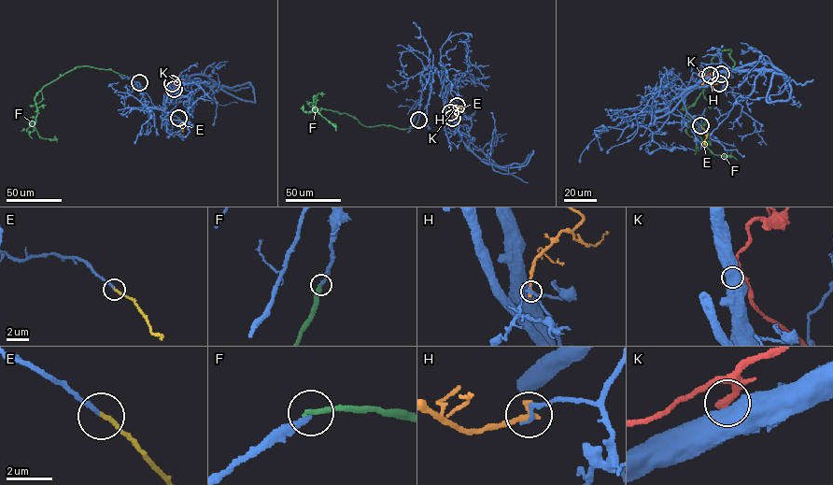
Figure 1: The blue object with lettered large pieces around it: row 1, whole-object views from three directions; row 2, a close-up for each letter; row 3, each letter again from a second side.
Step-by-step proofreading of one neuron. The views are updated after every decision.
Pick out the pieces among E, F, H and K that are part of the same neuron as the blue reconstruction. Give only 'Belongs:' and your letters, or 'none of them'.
Belongs: E

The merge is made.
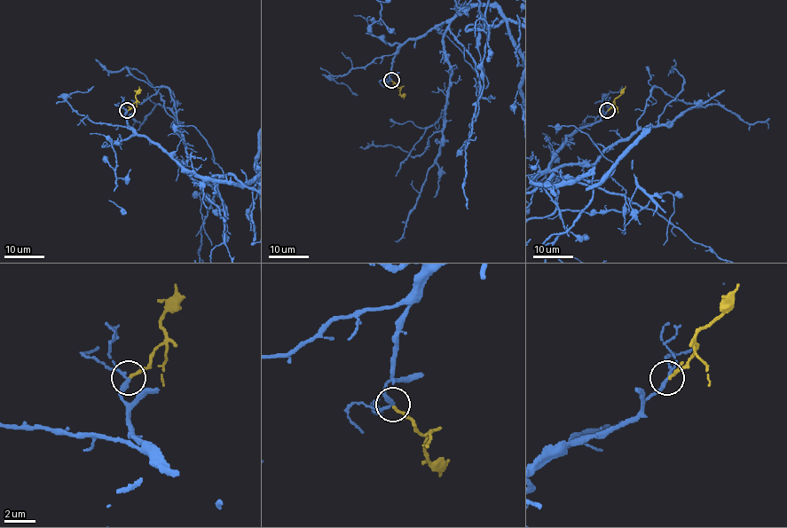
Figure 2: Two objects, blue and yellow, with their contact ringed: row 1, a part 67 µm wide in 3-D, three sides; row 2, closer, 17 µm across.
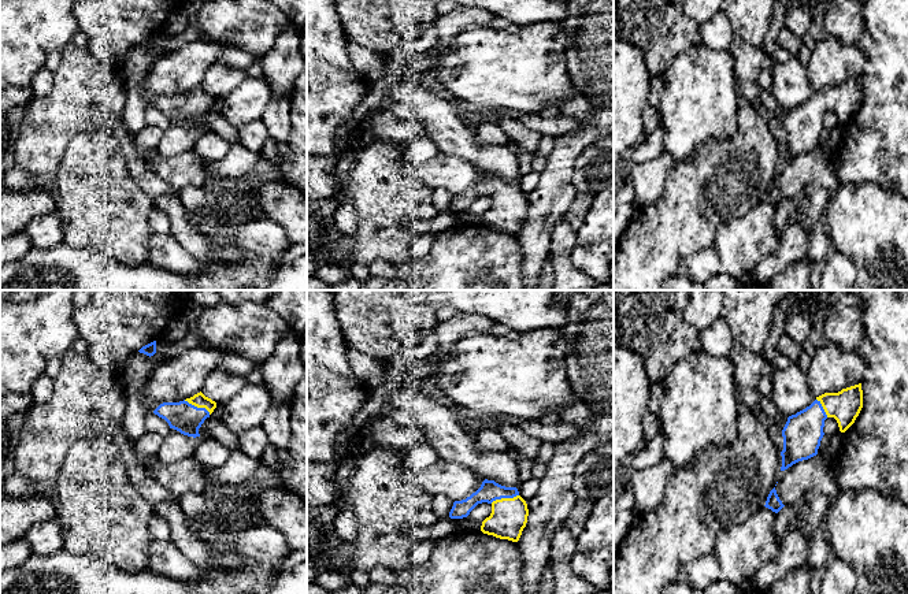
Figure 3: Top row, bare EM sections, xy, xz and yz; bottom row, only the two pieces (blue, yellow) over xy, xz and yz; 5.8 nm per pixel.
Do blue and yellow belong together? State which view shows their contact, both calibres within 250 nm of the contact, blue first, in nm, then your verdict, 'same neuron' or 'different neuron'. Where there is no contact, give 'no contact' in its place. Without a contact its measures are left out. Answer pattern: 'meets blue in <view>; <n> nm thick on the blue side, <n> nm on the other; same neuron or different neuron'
meets blue in xz; 120 nm thick on the blue side, 220 nm on the other; same neuron

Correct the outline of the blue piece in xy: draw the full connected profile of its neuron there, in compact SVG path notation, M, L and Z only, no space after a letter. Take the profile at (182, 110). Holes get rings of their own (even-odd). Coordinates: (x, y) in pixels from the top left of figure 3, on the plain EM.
M201 85L179 96L163 96L153 107L164 112L170 122L188 130L200 130L199 122L216 101L216 96Z

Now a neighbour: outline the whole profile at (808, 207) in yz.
M805 185L803 190L789 200L783 200L775 211L774 223L777 229L800 223L812 229L823 219L831 193L819 185Z

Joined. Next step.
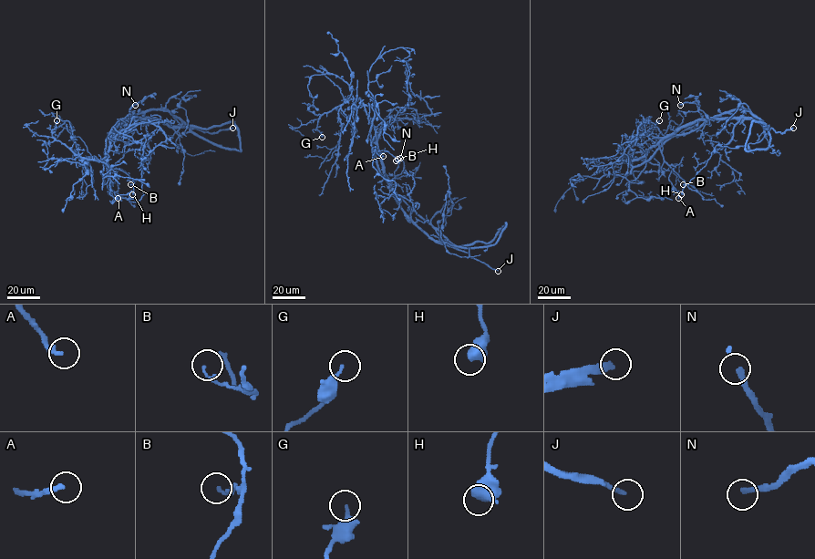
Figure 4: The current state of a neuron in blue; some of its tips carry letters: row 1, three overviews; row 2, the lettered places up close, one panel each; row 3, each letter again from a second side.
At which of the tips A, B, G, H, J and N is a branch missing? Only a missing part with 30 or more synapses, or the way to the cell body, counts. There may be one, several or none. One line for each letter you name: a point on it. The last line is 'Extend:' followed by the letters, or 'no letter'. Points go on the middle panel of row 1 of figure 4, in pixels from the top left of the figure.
A: at (383, 156)
J: at (498, 271)
N: at (400, 158)
Extend: A, J, N

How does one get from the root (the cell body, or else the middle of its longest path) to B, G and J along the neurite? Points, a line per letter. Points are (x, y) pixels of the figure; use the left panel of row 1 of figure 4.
B: (118, 123), (109, 143), (106, 166), (126, 173), (134, 182), (130, 184)
G: (118, 123), (107, 155), (100, 160), (95, 160), (80, 158), (52, 136), (56, 120)
J: (118, 123), (151, 110), (167, 110), (189, 128), (203, 132), (215, 133), (232, 128)

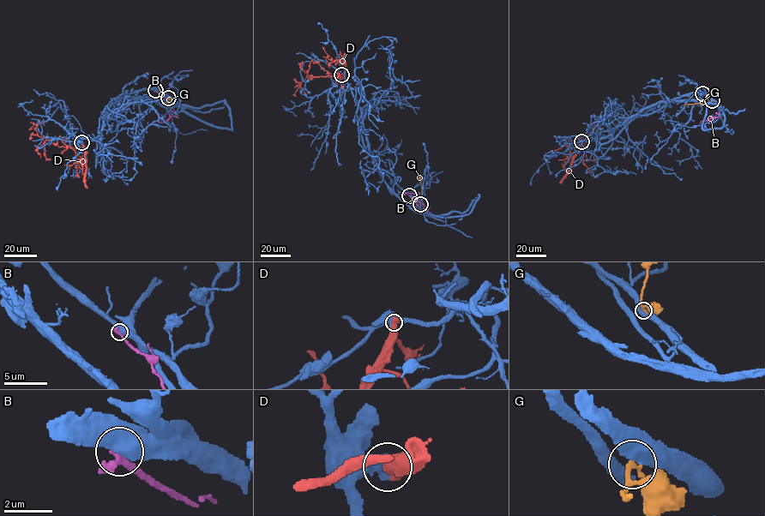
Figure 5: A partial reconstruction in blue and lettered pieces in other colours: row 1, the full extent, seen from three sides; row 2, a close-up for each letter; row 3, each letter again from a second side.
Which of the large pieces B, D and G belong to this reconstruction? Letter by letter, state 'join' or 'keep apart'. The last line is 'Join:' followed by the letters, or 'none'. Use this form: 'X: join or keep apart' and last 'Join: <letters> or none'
B: keep apart
D: keep apart
G: join
Join: G

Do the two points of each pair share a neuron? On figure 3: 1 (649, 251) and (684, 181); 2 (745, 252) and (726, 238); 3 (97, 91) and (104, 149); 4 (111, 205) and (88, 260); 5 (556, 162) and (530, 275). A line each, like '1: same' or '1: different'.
1: same
2: same
3: different
4: different
5: same

